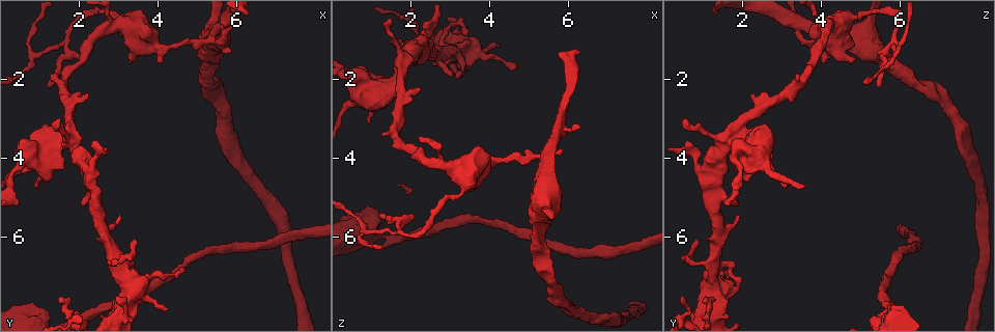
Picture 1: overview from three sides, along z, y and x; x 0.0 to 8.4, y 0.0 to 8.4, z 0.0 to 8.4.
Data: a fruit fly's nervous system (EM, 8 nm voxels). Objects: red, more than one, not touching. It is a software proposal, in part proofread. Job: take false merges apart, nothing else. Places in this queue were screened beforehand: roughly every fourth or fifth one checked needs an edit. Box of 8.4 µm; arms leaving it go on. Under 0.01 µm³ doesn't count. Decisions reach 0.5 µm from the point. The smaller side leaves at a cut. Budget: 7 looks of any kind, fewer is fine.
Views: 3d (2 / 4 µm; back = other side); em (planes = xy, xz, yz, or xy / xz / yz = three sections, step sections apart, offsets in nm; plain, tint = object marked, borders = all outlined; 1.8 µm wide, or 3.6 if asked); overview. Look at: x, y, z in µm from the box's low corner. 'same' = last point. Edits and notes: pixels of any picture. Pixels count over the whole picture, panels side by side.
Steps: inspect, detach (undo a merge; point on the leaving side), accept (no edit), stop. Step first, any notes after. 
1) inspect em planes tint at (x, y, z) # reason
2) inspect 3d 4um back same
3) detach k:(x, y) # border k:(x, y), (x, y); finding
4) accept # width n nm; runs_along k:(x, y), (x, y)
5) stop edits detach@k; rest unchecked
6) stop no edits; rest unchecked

inspect em planes tint at (1.65, 1.00, 5.85) # two arms in line, one across

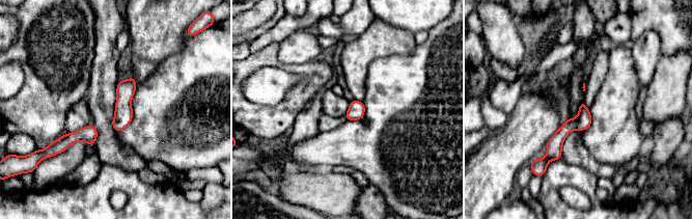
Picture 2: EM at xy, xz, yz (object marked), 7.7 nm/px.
accept # width 130 nm; runs_along 2:(582, 105), (545, 162); continuous, no second neuron

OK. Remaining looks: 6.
inspect em xz step 4 tint at (5.40, 0.85, 4.10) # abrupt turn

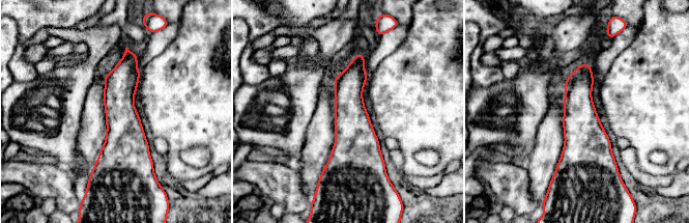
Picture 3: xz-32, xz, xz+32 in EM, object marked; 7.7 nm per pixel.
inspect em planes tint same

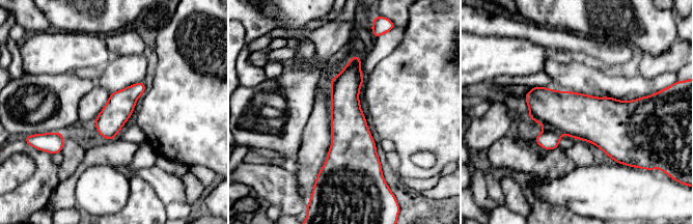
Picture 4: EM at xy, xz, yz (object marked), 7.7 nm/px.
detach 4:(578, 115) # part_leaving 4:(356, 58), (339, 176); two neurons meet here

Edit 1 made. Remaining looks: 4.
inspect 3d 2um at (1.75, 3.10, 1.90) # sudden change in width

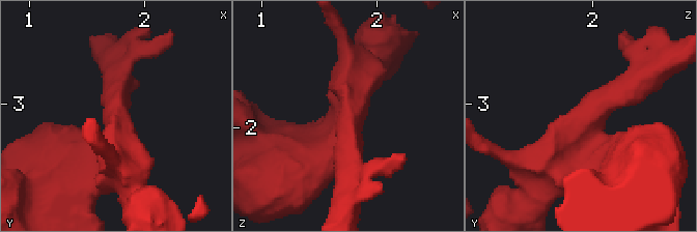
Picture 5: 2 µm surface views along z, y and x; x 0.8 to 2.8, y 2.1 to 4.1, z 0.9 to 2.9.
inspect em xy step 16 tint at (1.76, 3.14, 1.96) # arms 4

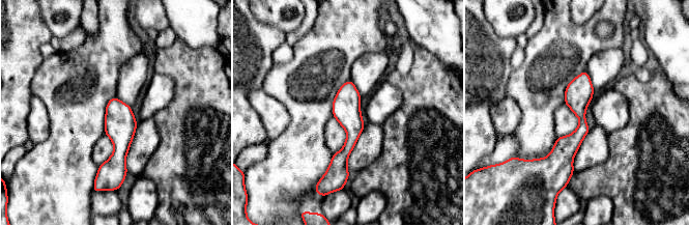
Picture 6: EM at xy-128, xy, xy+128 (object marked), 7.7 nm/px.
inspect em planes tint same

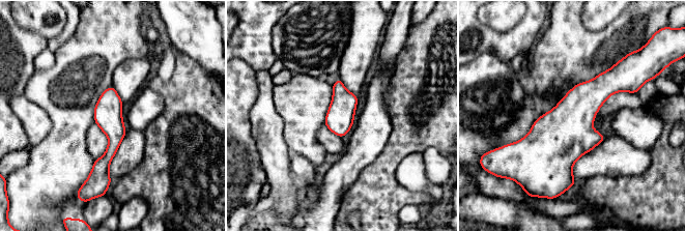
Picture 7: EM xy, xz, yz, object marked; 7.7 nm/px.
accept # runs_along 7:(111, 89), (105, 178); continuous, no second neuron

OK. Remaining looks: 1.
stop edits detach@4; rest unchecked

